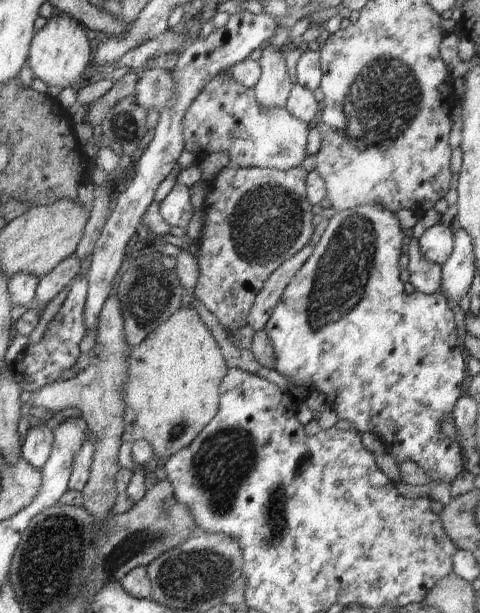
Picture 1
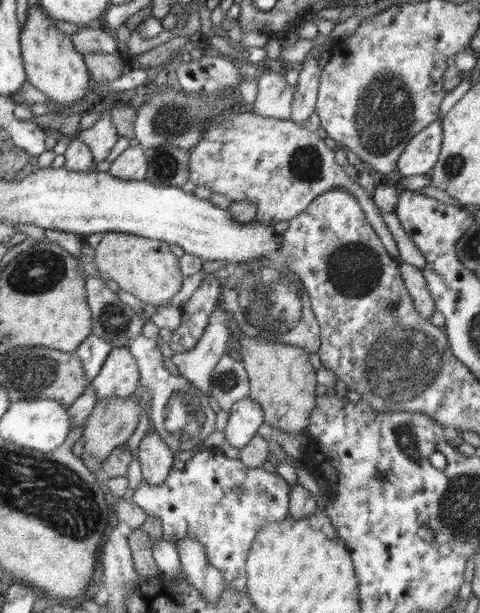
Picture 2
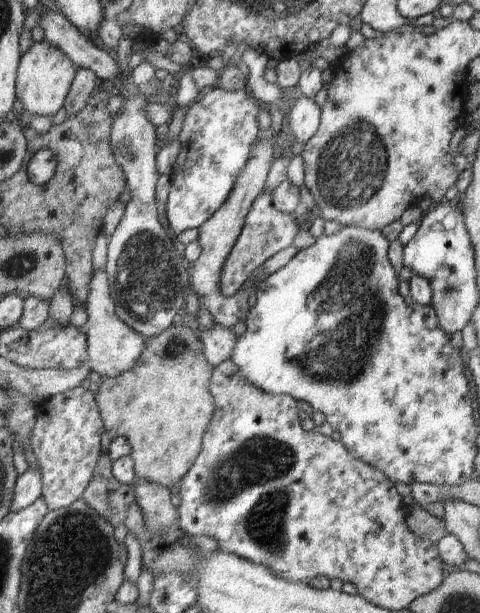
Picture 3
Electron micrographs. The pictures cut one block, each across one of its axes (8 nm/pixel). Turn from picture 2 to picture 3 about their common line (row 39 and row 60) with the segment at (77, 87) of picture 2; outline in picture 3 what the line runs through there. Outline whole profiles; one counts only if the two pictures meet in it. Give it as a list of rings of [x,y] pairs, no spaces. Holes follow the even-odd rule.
[[[46,39],[34,42],[28,51],[21,55],[15,84],[16,96],[24,106],[26,119],[53,117],[62,108],[76,71],[73,62],[60,48],[56,48]]]

